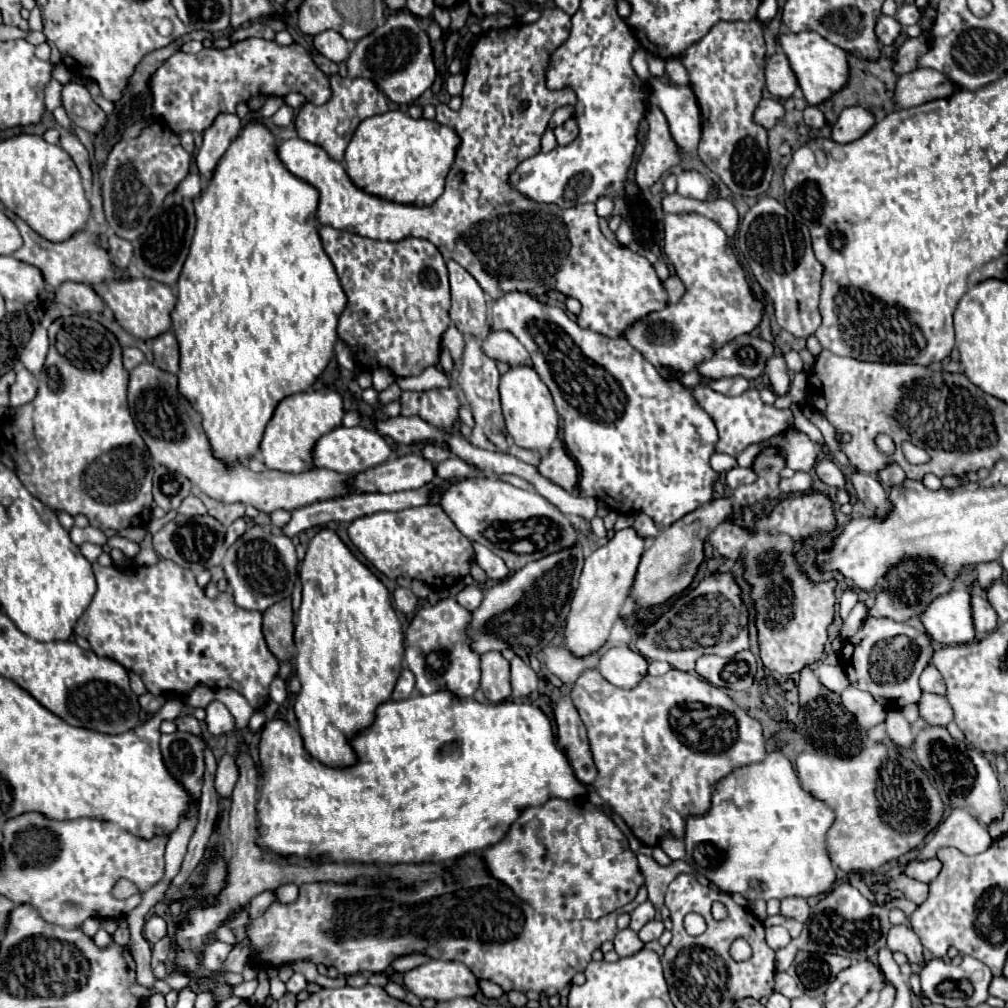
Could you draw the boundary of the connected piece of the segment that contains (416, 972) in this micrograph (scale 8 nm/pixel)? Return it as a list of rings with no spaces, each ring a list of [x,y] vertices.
[[[431,959],[429,963],[403,973],[403,981],[419,999],[431,997],[435,1001],[451,1001],[477,993],[477,977],[457,961]]]

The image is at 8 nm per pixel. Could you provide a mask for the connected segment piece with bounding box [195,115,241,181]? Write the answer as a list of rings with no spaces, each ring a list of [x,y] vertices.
[[[219,115],[215,123],[205,129],[203,133],[203,145],[195,157],[199,173],[203,179],[211,179],[213,171],[219,163],[219,159],[225,155],[233,139],[241,133],[241,121],[237,115]]]

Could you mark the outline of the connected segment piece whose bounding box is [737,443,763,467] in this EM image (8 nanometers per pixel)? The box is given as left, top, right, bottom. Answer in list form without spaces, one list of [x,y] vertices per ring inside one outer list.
[[[757,443],[757,445],[749,445],[739,457],[737,457],[737,465],[739,467],[751,467],[751,463],[753,463],[753,459],[755,459],[755,455],[759,453],[759,449],[763,447],[763,443]]]

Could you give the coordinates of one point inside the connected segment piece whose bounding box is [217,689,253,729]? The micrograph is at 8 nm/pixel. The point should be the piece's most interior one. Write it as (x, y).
(237, 704)

